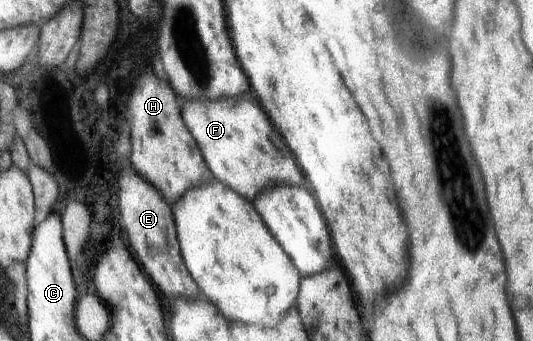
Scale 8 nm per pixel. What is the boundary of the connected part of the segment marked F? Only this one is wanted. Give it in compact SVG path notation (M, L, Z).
M225 97L217 102L209 101L209 104L185 102L183 120L198 144L213 178L248 201L253 202L273 182L295 186L303 184L303 174L297 168L291 150L285 146L279 132L271 126L259 104L247 102L242 97L231 100Z

